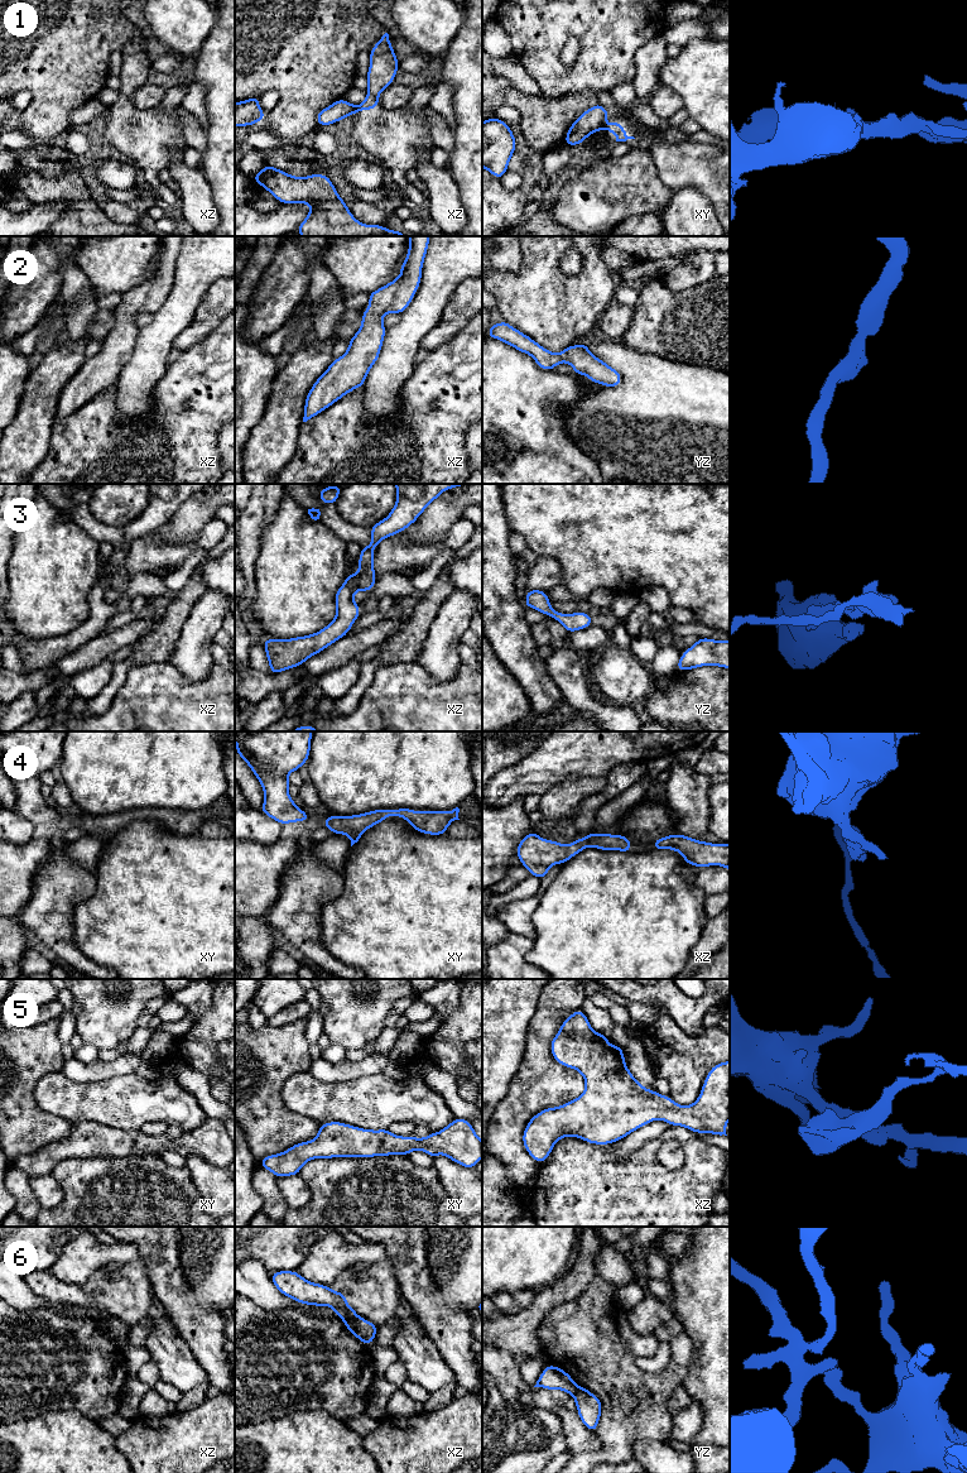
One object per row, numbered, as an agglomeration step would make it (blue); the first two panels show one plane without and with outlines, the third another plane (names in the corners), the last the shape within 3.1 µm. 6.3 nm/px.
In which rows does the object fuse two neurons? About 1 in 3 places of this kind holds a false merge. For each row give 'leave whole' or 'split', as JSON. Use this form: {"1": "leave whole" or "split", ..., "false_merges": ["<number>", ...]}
{"1": "split", "2": "leave whole", "3": "leave whole", "4": "leave whole", "5": "leave whole", "6": "split", "false_merges": ["1", "6"]}

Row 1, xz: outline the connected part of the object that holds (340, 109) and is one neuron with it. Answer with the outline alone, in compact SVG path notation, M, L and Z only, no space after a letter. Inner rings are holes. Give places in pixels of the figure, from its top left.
M340 99L332 105L317 112L317 124L318 126L332 125L347 116L355 115L357 106L351 102Z

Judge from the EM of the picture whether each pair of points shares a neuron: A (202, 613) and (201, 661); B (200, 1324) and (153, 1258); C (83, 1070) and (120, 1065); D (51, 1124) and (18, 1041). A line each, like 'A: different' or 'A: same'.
A: same
B: same
C: same
D: same

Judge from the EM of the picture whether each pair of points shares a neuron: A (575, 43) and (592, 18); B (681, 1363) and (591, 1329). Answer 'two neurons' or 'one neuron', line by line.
A: two neurons
B: one neuron

